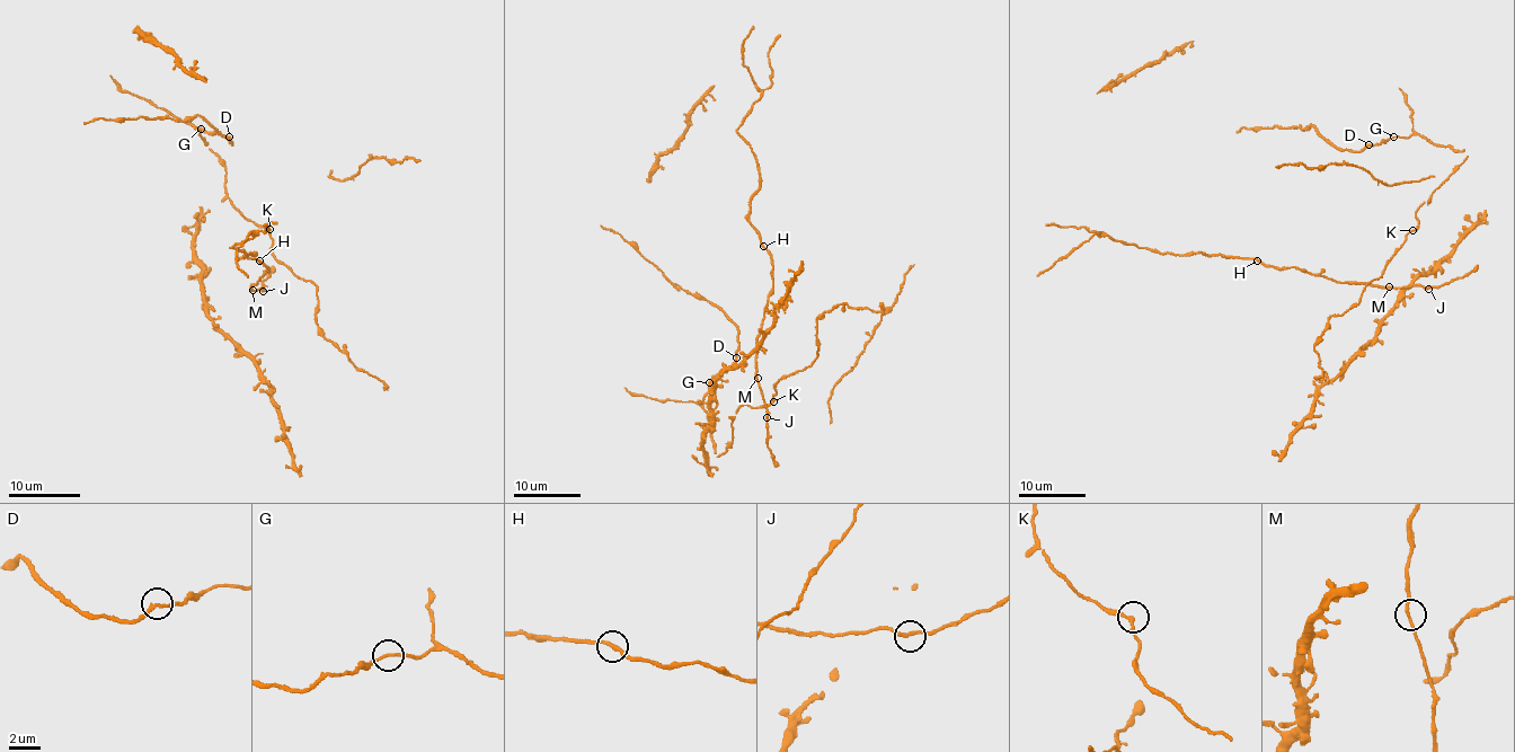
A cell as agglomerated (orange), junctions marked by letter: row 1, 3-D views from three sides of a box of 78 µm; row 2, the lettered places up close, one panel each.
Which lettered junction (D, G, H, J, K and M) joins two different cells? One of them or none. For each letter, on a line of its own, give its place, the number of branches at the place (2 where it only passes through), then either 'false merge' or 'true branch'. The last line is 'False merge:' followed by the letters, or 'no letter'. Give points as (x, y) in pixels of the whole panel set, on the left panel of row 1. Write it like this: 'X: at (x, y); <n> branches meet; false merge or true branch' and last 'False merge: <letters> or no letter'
D: at (229, 136); 2 branches meet; true branch
G: at (201, 129); 2 branches meet; true branch
H: at (259, 261); 2 branches meet; true branch
J: at (263, 291); 2 branches meet; true branch
K: at (269, 229); 2 branches meet; true branch
M: at (253, 290); 2 branches meet; true branch
False merge: no letter

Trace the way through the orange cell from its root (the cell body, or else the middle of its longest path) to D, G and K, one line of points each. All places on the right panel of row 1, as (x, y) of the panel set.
D: (1428, 203), (1431, 195), (1467, 156), (1434, 146), (1419, 135), (1391, 136), (1379, 143), (1369, 143)
G: (1428, 203), (1431, 195), (1467, 156), (1434, 146), (1419, 135), (1393, 136)
K: (1428, 203), (1424, 202), (1416, 212), (1419, 223), (1412, 230)

